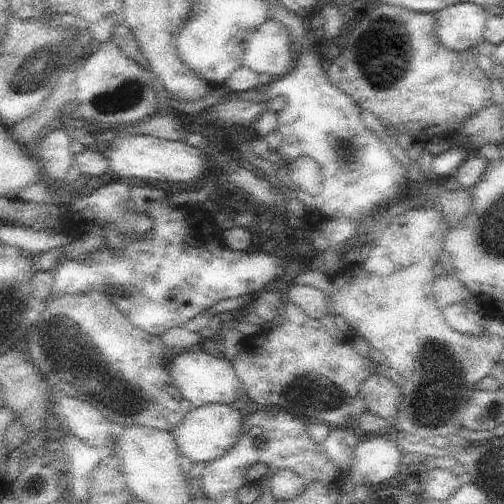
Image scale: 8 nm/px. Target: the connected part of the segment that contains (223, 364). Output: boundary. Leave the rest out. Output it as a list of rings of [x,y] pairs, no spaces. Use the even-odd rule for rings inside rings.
[[[204,350],[177,351],[177,356],[172,360],[172,378],[182,396],[193,408],[199,408],[210,404],[224,404],[233,406],[244,392],[242,380],[238,378],[231,361],[226,358],[218,358],[215,353],[208,353]]]

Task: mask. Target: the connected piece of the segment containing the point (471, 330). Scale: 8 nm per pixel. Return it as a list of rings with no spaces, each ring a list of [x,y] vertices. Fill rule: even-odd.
[[[457,303],[452,306],[446,306],[441,311],[442,316],[453,330],[461,334],[468,334],[469,336],[482,336],[487,333],[484,328],[486,317],[482,312],[475,312],[468,309],[465,304]]]

